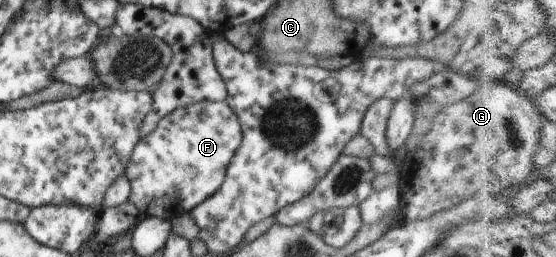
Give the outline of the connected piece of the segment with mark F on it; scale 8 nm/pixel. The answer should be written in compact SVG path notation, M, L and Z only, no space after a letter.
M200 101L174 109L172 113L156 123L151 133L140 138L128 161L125 177L131 186L129 202L133 203L143 218L156 217L171 220L182 213L190 212L219 192L232 157L236 154L236 149L239 149L241 141L242 131L238 117L226 101Z

